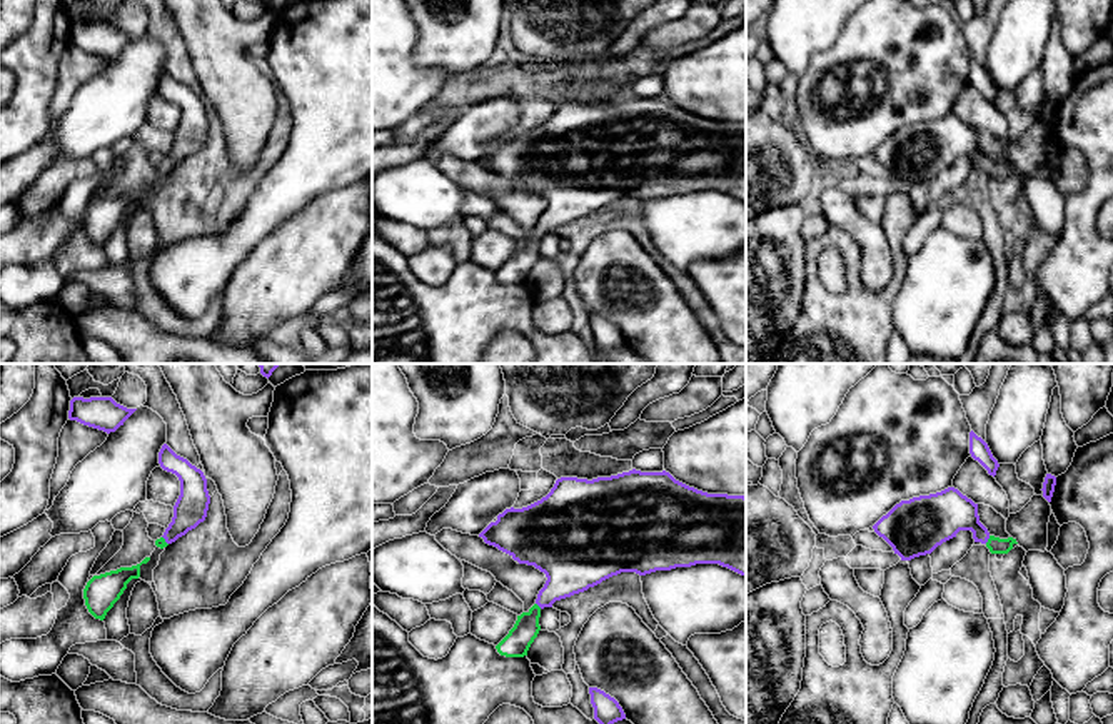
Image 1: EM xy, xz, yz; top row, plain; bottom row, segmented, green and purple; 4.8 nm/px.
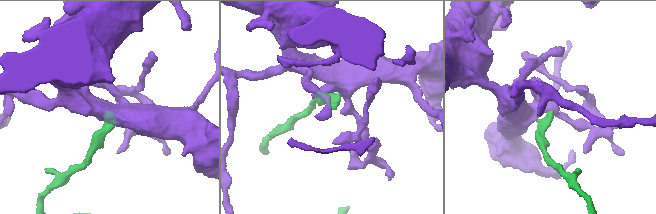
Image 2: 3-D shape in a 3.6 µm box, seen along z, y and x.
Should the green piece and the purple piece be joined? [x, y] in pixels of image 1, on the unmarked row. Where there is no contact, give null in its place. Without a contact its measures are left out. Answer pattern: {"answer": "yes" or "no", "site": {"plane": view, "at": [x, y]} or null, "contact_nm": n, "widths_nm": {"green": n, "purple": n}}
{"answer": "yes", "site": {"plane": "yz", "at": [988, 165]}, "contact_nm": 50, "widths_nm": {"green": 80, "purple": 220}}

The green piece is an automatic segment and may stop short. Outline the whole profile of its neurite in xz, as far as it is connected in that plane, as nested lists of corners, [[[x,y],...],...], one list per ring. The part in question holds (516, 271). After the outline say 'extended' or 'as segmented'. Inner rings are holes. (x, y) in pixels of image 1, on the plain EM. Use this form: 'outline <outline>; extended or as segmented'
outline [[[632,95],[592,107],[561,103],[546,123],[522,135],[506,135],[479,163],[547,204],[536,230],[517,242],[514,254],[496,272],[501,282],[524,284],[541,257],[544,234],[621,199],[646,202],[696,190],[719,190],[746,202],[746,123],[708,120],[676,107],[666,97]]]; extended

